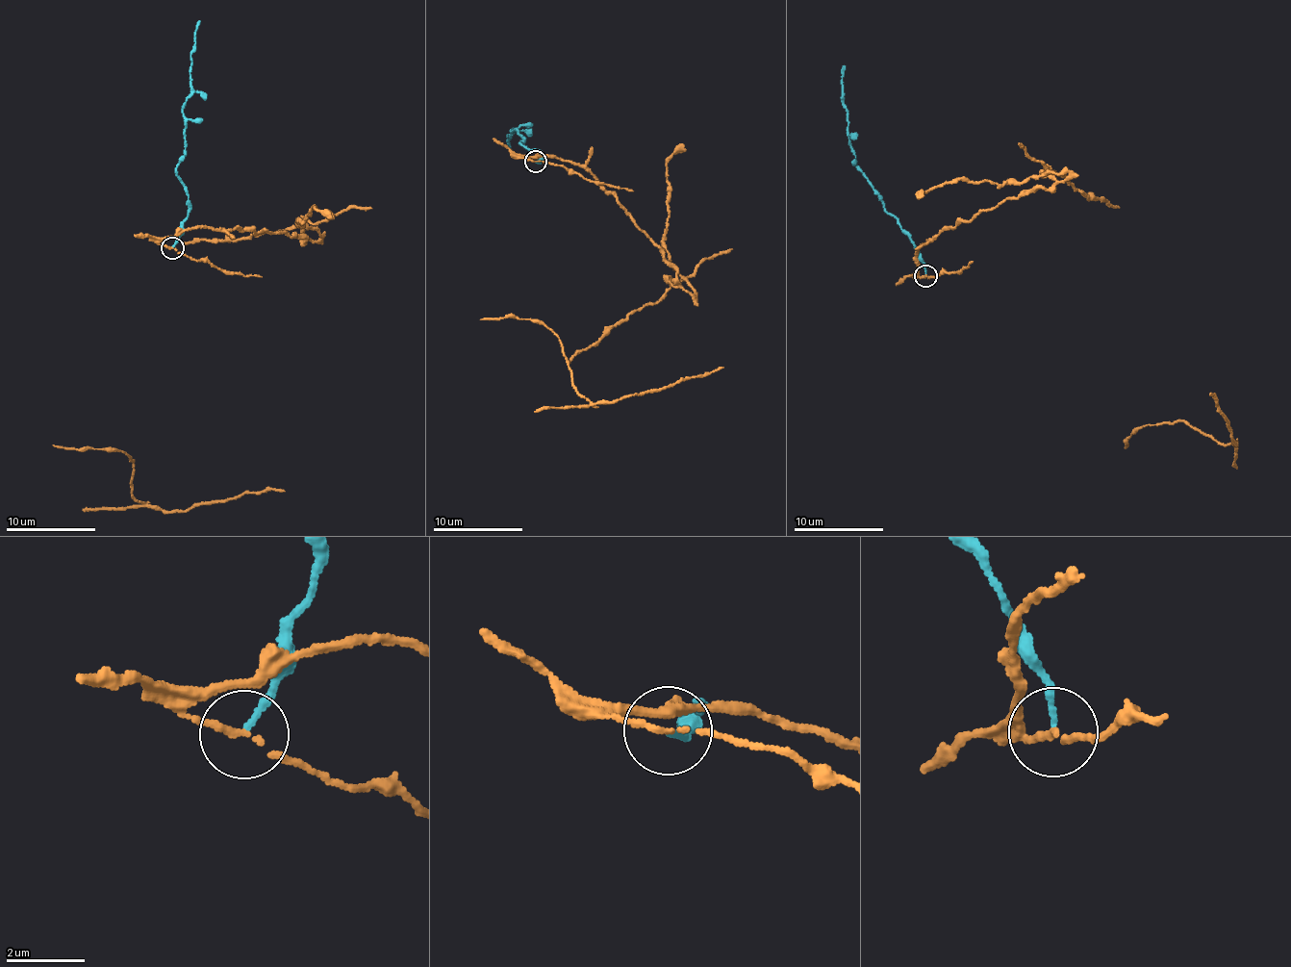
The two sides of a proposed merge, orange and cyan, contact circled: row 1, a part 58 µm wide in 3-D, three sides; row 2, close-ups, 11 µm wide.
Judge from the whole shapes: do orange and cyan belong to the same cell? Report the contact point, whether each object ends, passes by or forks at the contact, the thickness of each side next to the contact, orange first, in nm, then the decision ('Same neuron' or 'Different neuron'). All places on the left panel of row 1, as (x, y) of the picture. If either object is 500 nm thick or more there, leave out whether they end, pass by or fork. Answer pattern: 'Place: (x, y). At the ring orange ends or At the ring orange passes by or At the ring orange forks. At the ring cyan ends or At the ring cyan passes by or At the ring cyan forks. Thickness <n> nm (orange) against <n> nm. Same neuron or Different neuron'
Place: (172, 248). At the ring orange passes by. At the ring cyan ends. Thickness 130 nm (orange) against 140 nm. Different neuron

